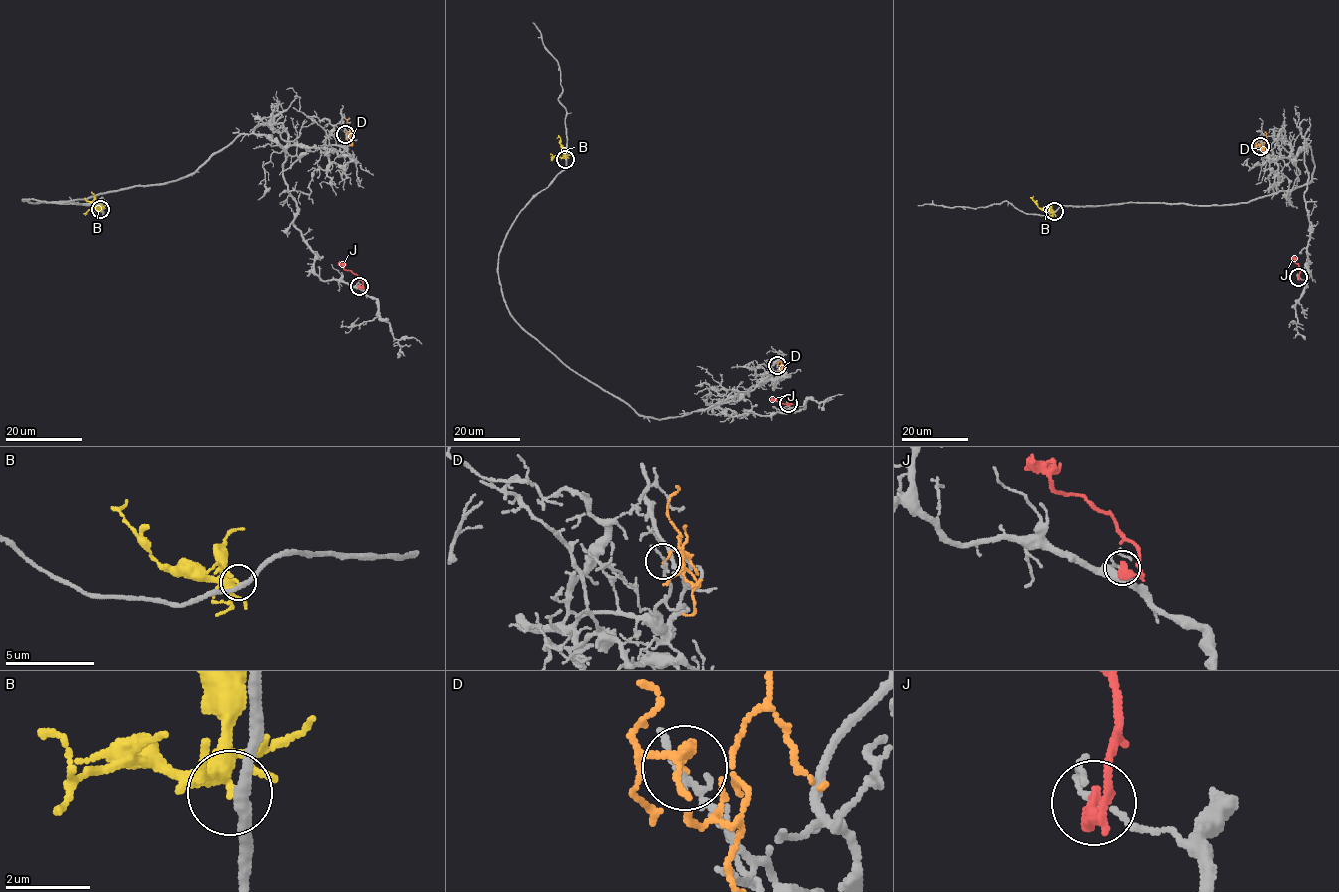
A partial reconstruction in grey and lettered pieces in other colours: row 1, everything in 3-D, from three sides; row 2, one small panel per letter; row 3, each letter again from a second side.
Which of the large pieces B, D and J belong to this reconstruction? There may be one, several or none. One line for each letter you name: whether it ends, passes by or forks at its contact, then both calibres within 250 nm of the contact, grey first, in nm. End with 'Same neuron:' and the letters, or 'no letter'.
Same neuron: no letter

